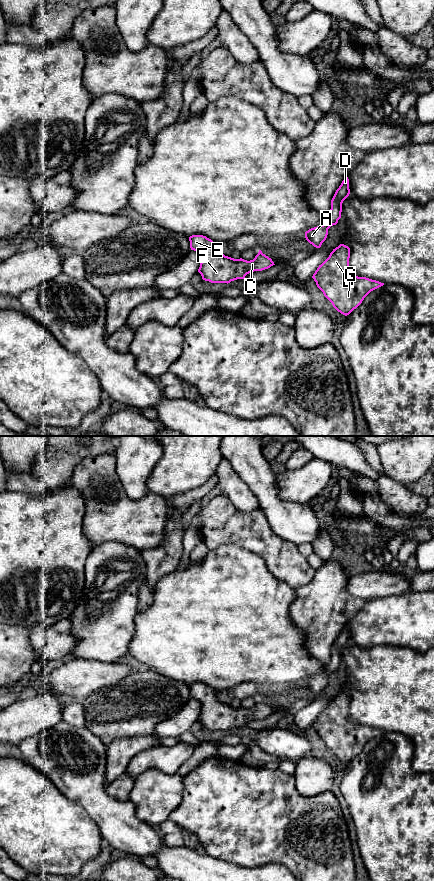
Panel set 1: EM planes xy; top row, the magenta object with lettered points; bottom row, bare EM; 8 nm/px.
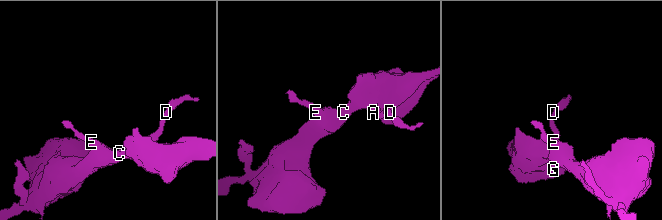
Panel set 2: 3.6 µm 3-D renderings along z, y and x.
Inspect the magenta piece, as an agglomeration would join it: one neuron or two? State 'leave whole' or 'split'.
leave whole

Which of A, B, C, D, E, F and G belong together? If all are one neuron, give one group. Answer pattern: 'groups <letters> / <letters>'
groups A B C D E F G

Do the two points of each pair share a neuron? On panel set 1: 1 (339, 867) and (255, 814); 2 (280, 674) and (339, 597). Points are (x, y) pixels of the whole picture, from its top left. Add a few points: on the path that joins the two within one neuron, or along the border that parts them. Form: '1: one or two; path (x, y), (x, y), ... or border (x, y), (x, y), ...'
1: one; path (318, 853), (315, 850), (290, 848), (276, 835)
2: two; border (292, 622), (303, 632), (306, 650), (319, 661)

